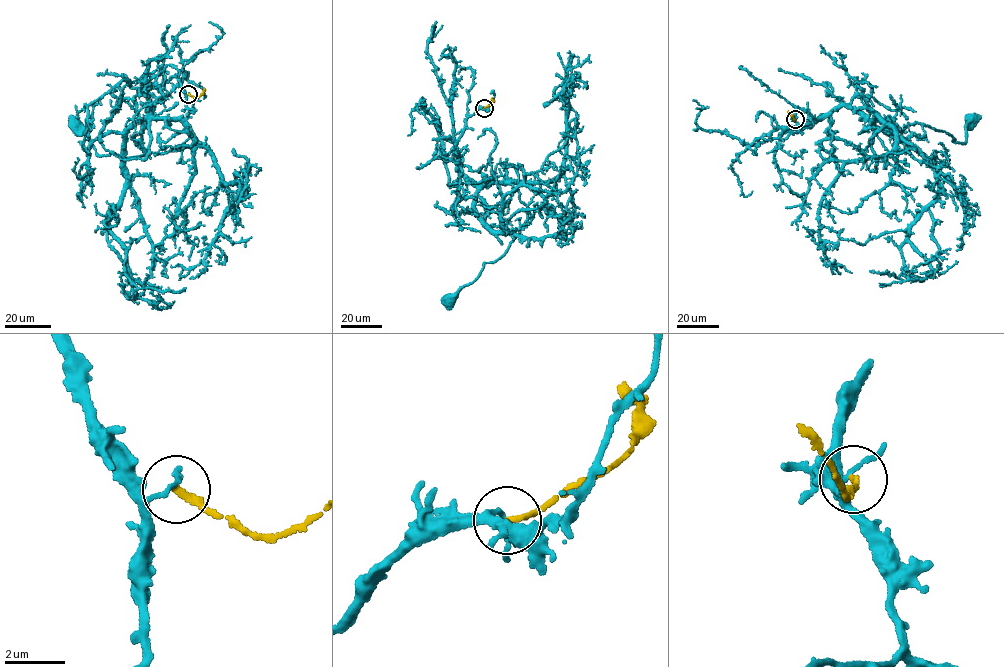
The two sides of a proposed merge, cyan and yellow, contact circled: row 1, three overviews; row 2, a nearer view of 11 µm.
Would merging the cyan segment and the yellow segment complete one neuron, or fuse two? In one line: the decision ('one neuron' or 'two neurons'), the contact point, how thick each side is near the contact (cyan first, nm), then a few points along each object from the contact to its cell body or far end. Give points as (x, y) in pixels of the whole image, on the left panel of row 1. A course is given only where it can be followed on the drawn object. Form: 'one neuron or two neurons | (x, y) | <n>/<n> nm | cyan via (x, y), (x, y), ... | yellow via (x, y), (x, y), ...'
two neurons | (188, 94) | 130/190 nm | cyan via (189, 94), (176, 77), (145, 87), (153, 117), (189, 133), (181, 150), (100, 156), (89, 136), (73, 125) | yellow via (189, 94), (198, 97), (204, 88)

